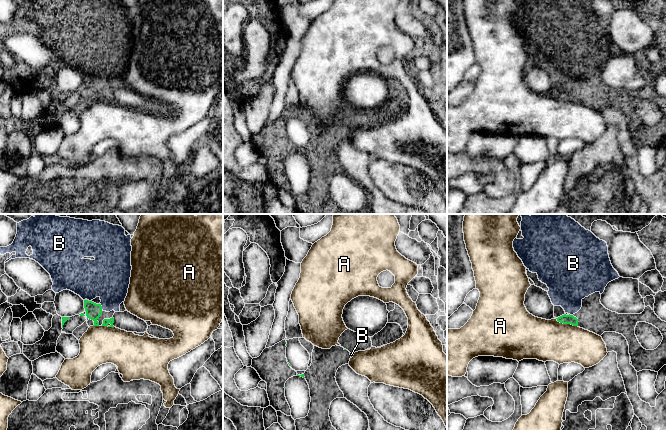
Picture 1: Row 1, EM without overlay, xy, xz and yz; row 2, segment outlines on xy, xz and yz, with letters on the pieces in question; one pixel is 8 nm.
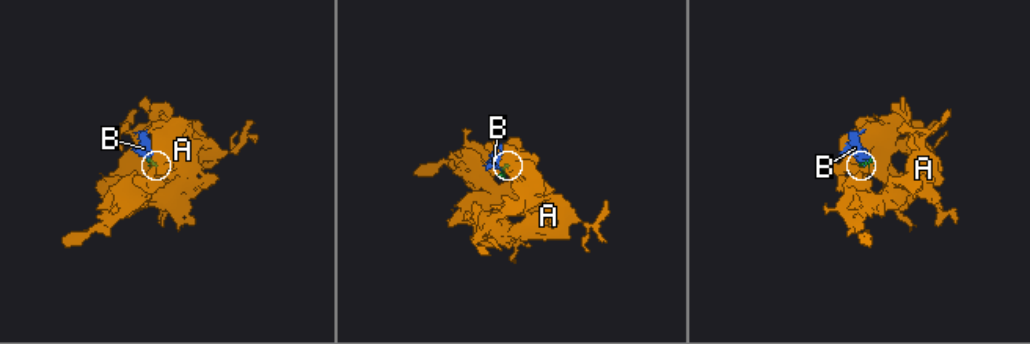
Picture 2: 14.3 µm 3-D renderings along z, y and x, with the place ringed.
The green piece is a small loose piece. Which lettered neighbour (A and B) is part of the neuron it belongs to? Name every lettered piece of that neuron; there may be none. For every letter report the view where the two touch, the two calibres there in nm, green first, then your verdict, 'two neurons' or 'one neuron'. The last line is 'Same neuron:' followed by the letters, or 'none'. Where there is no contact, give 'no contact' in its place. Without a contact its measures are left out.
A: yz | 80/340 nm | two neurons
B: xy | 130/360 nm | one neuron
Same neuron: B

